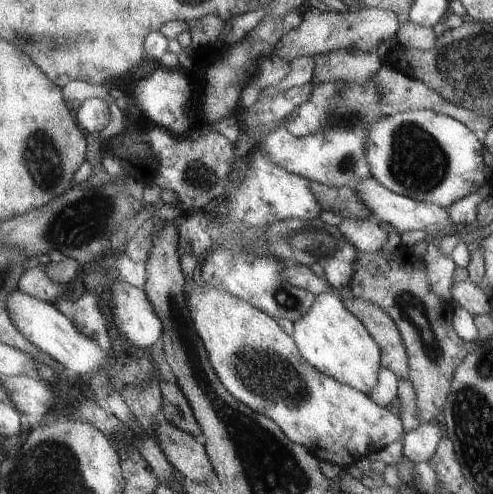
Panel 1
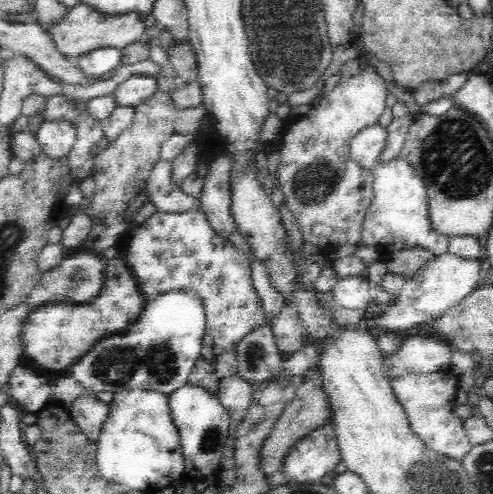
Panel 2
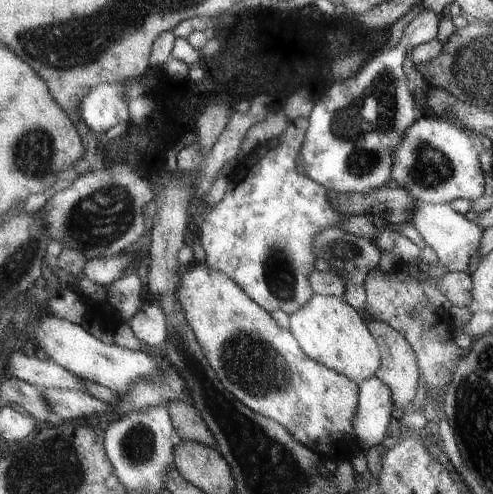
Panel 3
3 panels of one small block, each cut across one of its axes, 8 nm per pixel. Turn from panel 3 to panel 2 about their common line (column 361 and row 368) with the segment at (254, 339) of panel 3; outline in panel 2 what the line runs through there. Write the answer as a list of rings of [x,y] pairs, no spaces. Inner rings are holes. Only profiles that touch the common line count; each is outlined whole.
[[[446,368],[444,372],[430,372],[430,374],[422,374],[422,372],[406,372],[406,374],[398,374],[398,376],[388,376],[388,382],[392,386],[392,394],[398,400],[398,404],[402,406],[410,430],[414,432],[414,436],[420,438],[420,442],[430,448],[434,454],[442,454],[444,458],[452,458],[458,460],[462,464],[462,460],[468,456],[468,452],[474,448],[466,436],[464,430],[464,420],[456,416],[454,408],[456,404],[462,400],[460,394],[460,374],[456,374],[452,368]]]

